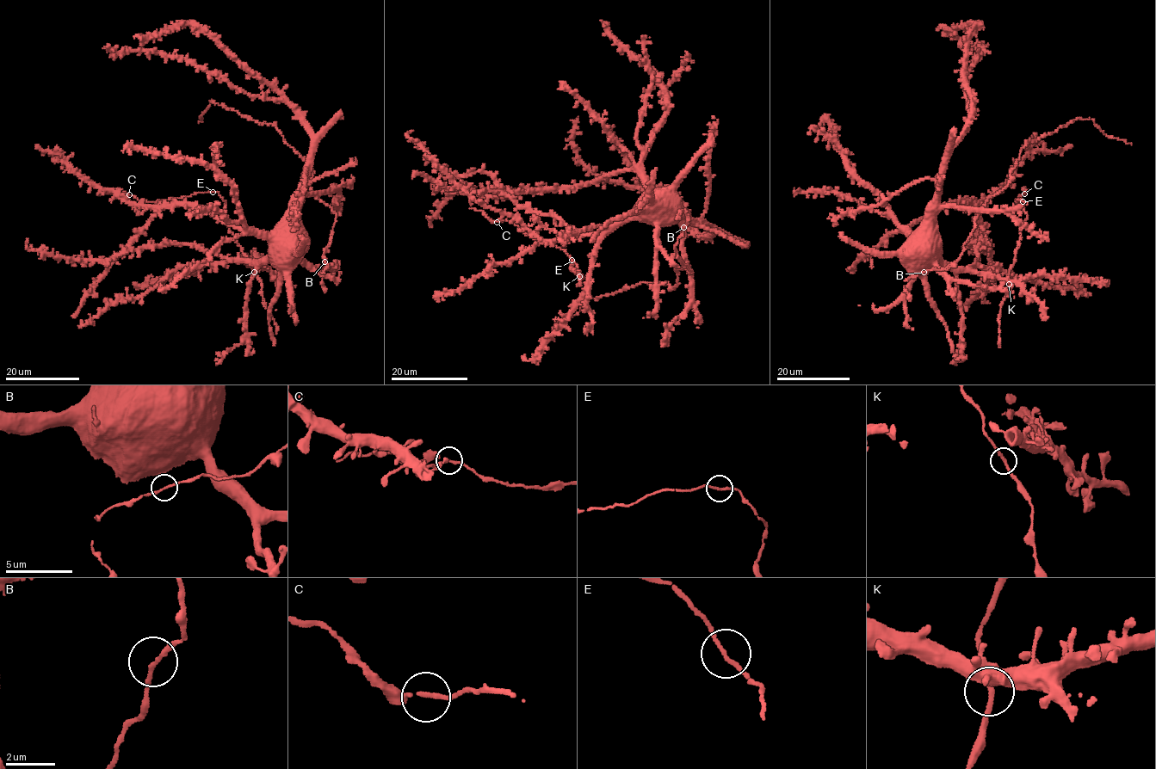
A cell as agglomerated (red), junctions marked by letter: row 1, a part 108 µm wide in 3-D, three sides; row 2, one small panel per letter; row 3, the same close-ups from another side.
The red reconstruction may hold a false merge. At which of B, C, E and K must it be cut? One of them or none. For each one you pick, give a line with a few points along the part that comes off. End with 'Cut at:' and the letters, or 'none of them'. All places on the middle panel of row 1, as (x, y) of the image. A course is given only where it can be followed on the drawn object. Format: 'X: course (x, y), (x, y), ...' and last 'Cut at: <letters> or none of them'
Cut at: none of them

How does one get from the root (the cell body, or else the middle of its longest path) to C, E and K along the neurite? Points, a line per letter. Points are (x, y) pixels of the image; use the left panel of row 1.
C: (292, 246), (275, 245), (255, 272), (225, 224), (225, 203), (217, 192), (155, 201), (128, 194)
E: (292, 246), (275, 245), (270, 256), (256, 264), (262, 267), (255, 272), (225, 224), (223, 198), (213, 192)
K: (292, 246), (275, 245), (269, 252), (270, 256), (264, 257), (256, 264), (262, 267), (254, 272)

